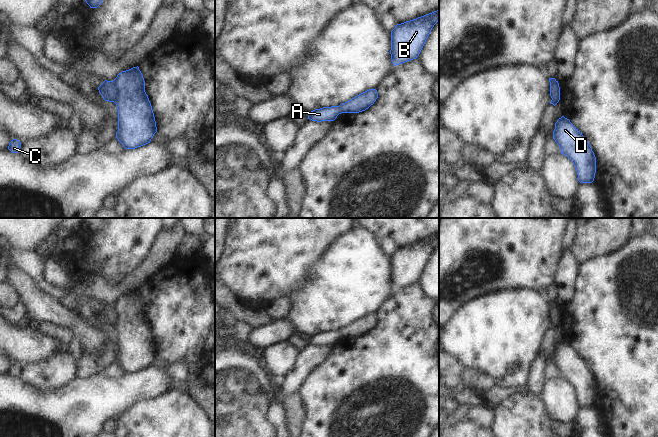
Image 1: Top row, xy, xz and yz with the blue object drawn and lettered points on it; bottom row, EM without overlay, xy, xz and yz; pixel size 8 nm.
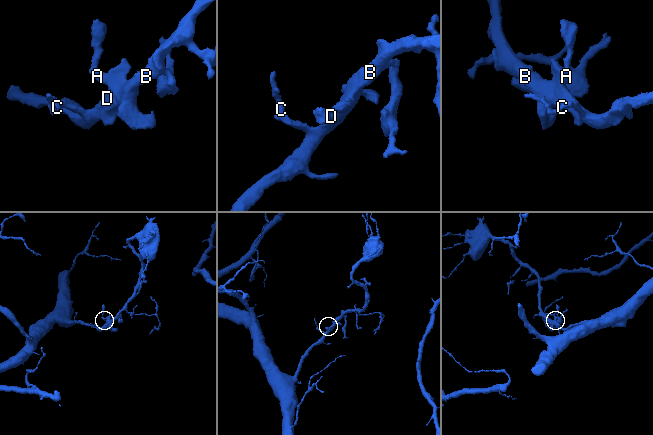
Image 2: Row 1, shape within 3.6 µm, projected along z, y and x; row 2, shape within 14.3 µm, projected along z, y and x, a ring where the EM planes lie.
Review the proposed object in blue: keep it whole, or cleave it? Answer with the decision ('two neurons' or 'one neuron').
two neurons

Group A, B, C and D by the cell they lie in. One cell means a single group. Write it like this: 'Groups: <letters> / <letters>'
Groups: A / B C D.

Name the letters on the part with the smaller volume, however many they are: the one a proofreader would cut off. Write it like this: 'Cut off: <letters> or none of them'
Cut off: A.

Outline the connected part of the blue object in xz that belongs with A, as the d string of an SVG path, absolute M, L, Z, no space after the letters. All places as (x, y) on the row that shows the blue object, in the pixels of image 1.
M338 106L323 107L310 112L308 119L312 121L334 121L342 111Z

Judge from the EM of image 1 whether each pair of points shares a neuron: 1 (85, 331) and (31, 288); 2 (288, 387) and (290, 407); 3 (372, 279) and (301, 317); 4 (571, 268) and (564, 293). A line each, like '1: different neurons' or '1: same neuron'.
1: same neuron
2: different neurons
3: same neuron
4: same neuron

